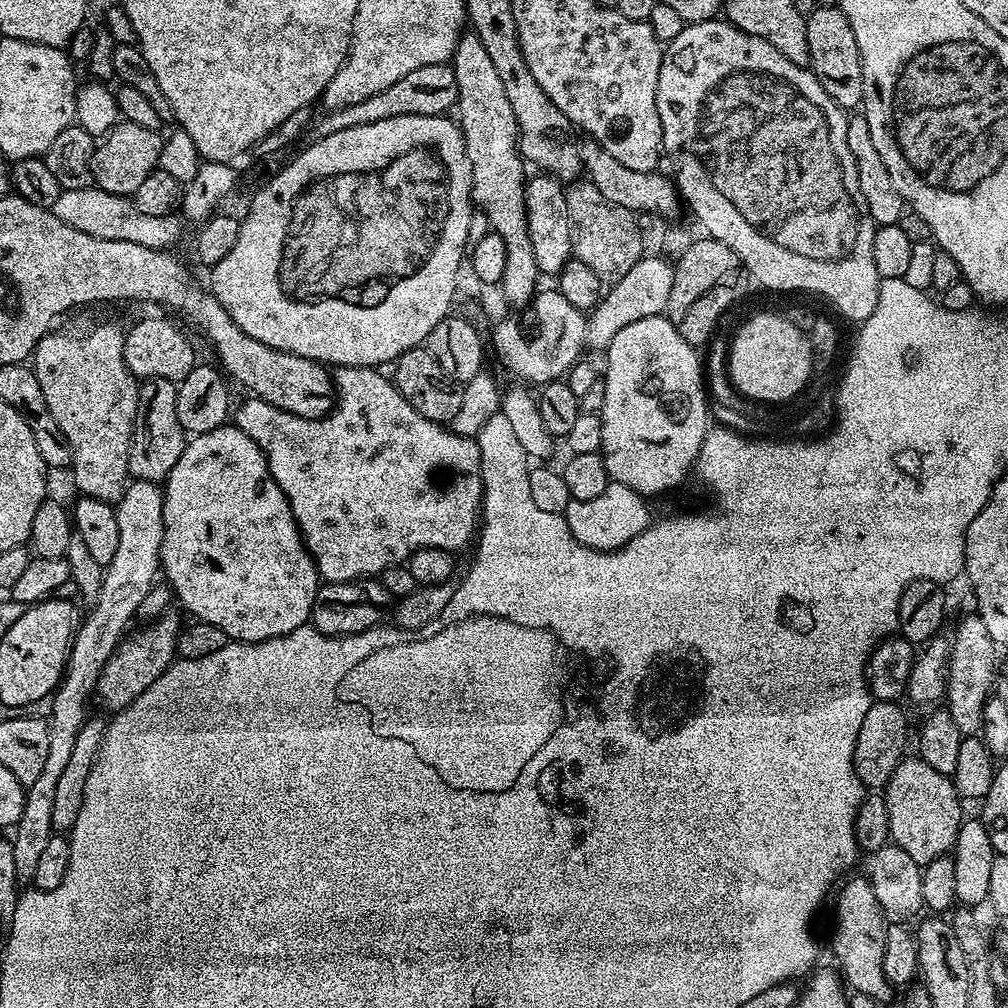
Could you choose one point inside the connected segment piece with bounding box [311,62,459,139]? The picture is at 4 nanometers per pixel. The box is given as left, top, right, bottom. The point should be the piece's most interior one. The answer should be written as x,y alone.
431,90

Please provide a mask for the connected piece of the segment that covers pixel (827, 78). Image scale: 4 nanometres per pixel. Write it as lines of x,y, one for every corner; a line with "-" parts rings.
818,6
813,12
807,13
806,42
810,45
808,68
818,78
818,82
822,82
822,90
834,98
838,107
845,110
859,109
864,102
862,58
858,54
858,42
854,42
854,30
850,30
850,22
839,6

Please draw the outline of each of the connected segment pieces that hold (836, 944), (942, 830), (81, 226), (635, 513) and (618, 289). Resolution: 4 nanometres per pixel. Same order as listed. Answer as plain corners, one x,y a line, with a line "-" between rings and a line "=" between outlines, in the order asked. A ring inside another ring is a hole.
849,875
839,885
840,893
839,888
835,893
836,925
832,928
832,952
840,963
839,975
852,992
866,994
866,998
884,1002
890,999
894,992
894,986
888,981
880,965
882,954
886,954
888,929
884,911
882,906
878,906
878,898
874,898
874,890
867,875
856,875
=
912,754
901,760
882,795
889,815
891,843
906,850
918,866
925,866
953,851
962,823
962,801
950,776
938,774
934,766
=
95,186
63,189
51,209
58,218
62,218
62,222
66,222
66,226
74,226
74,230
82,230
82,234
94,234
94,238
110,238
110,242
138,242
138,246
150,246
157,250
171,249
171,244
183,234
186,227
179,215
142,214
135,199
115,196
=
608,483
606,490
598,494
598,498
590,498
590,502
571,500
566,506
563,517
570,526
570,534
582,546
590,546
599,552
613,552
626,542
630,542
642,530
646,530
653,523
654,515
648,509
649,501
639,496
630,486
=
645,254
634,266
630,266
630,270
626,270
626,274
622,274
620,279
611,285
612,289
607,289
606,295
601,299
595,308
591,309
588,316
588,339
587,347
607,349
608,343
614,338
614,334
618,334
618,330
630,326
630,322
638,322
638,318
650,318
651,316
663,316
668,311
668,303
670,302
670,286
674,286
674,274
672,273
673,265
667,264
660,256
651,256

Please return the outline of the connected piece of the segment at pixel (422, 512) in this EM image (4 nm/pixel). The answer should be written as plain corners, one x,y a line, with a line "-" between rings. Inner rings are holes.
337,367
334,407
321,420
307,420
255,398
248,398
234,412
235,427
242,429
262,450
274,482
278,482
288,500
321,581
330,584
379,577
387,568
403,565
423,548
459,553
459,548
473,543
482,516
484,483
475,439
422,418
398,394
395,383
380,372
383,371
376,368
-
435,516
440,524
412,524

